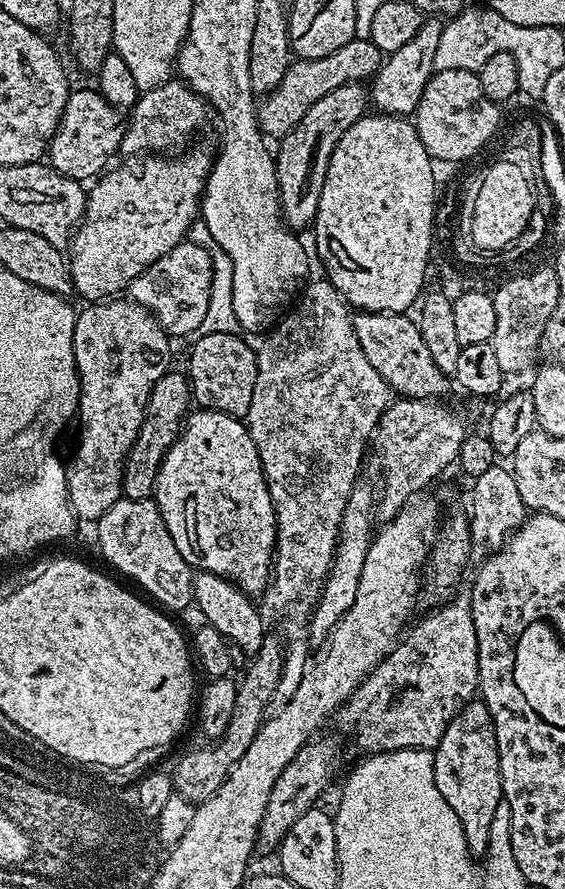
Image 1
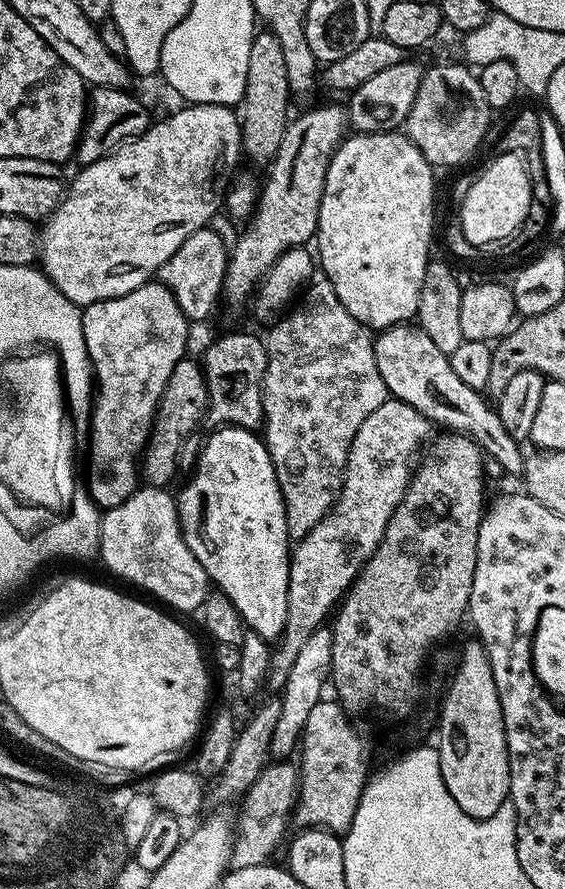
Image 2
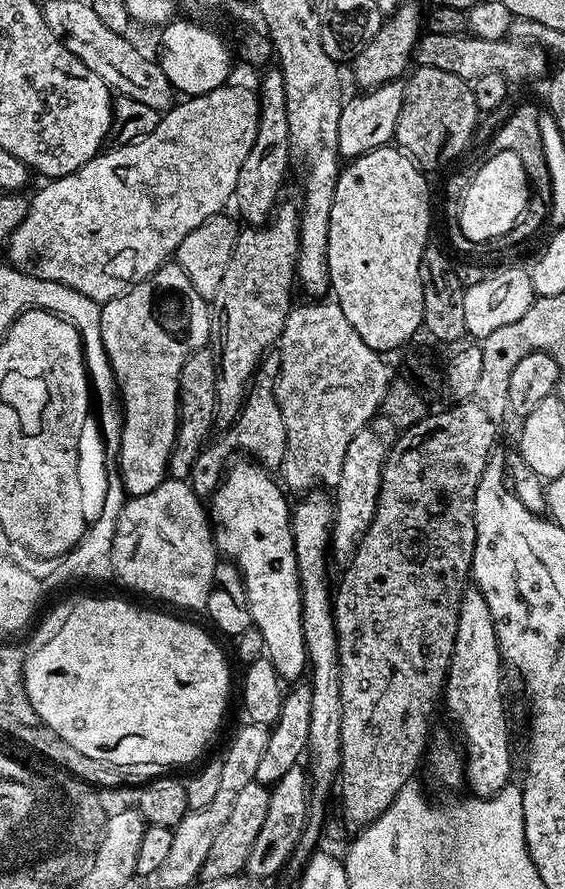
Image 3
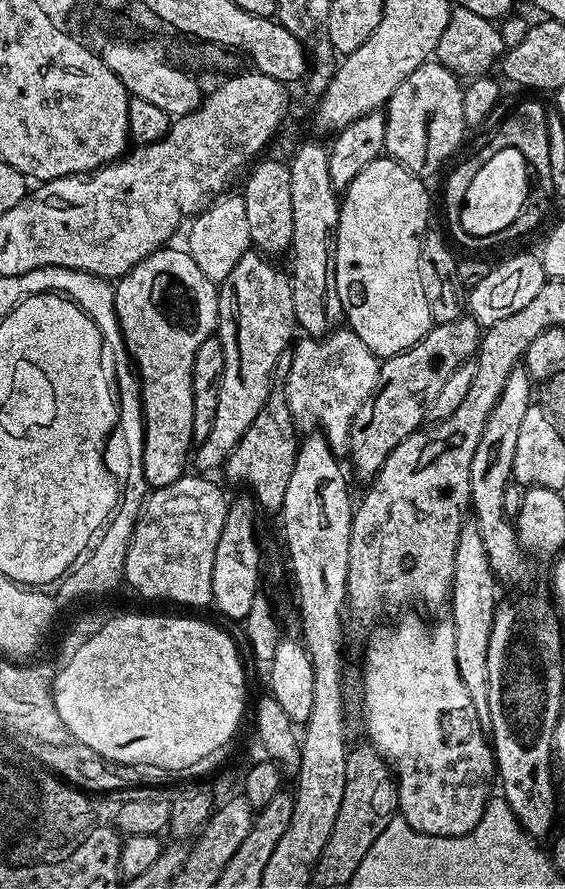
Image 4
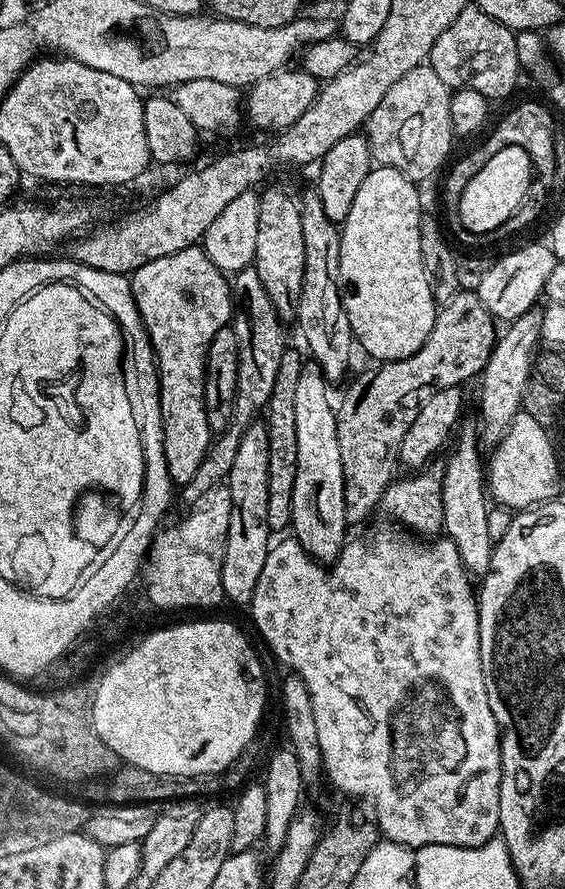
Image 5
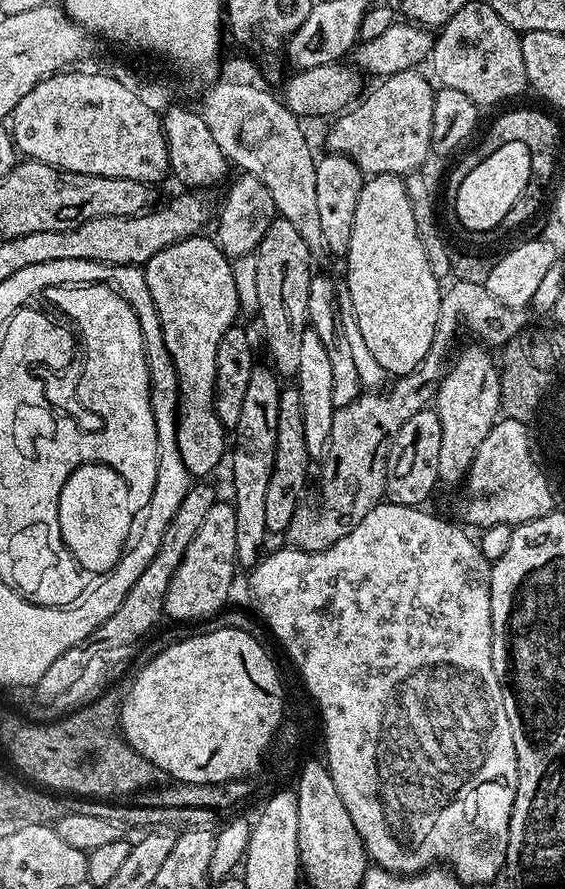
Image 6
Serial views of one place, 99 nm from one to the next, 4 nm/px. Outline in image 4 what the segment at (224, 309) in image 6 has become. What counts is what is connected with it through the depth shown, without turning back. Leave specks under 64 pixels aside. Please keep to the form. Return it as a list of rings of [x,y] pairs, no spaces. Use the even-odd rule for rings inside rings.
[[[165,246],[115,281],[114,306],[125,349],[140,377],[144,407],[142,470],[149,489],[170,486],[185,475],[194,452],[194,354],[217,331],[217,281],[202,274],[183,247]]]

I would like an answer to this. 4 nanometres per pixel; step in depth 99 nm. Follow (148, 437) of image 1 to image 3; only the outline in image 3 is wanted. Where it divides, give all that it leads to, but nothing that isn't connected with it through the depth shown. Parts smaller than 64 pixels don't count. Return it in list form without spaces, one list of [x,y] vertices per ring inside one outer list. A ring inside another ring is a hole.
[[[211,347],[194,350],[186,362],[182,362],[182,374],[178,374],[178,430],[174,438],[174,450],[170,450],[168,476],[173,480],[187,480],[194,466],[194,458],[209,443],[216,423],[216,391],[218,373],[217,355]]]

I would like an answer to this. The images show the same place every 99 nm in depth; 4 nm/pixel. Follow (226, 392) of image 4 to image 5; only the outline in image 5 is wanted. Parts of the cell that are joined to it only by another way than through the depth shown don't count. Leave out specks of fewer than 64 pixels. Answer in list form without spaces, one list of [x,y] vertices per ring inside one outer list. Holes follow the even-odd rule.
[[[249,266],[235,273],[231,277],[230,287],[234,309],[230,326],[234,334],[238,334],[238,390],[234,398],[234,414],[228,429],[213,439],[194,478],[190,478],[190,482],[186,482],[179,489],[179,499],[181,496],[188,506],[195,505],[196,500],[206,494],[206,490],[214,490],[214,486],[227,481],[230,466],[234,466],[234,457],[242,434],[259,417],[256,415],[259,412],[261,415],[268,407],[268,399],[274,390],[274,378],[278,378],[278,362],[282,362],[282,354],[286,347],[285,325],[274,310],[266,294],[266,286],[262,286],[262,278],[258,278],[255,267]]]

